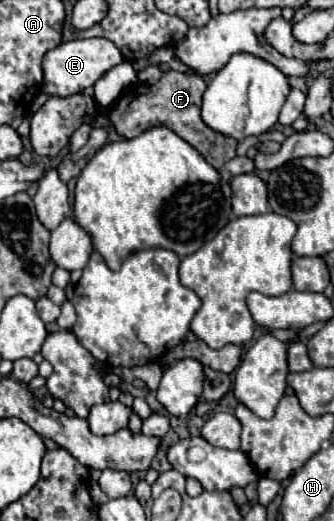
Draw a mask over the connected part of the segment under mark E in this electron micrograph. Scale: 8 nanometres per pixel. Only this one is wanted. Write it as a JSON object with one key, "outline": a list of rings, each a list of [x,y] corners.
{"outline":[[[103,37],[61,43],[53,51],[49,51],[43,59],[43,77],[45,77],[43,91],[55,97],[69,97],[69,95],[81,93],[83,89],[93,87],[95,81],[103,77],[103,73],[107,73],[107,69],[113,69],[119,63],[123,63],[123,55],[111,41]]]}

